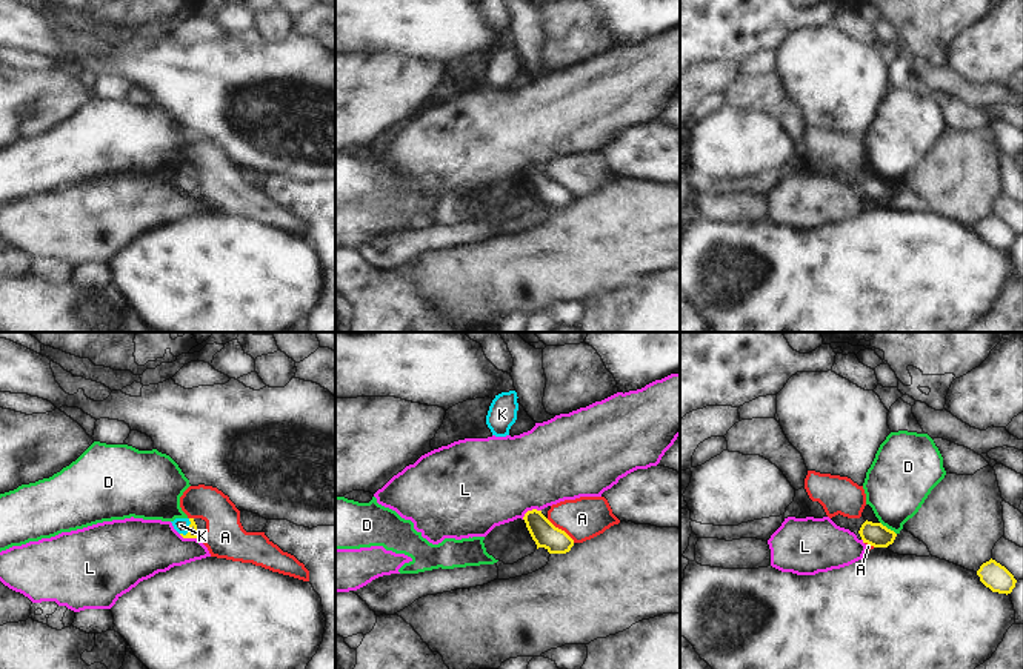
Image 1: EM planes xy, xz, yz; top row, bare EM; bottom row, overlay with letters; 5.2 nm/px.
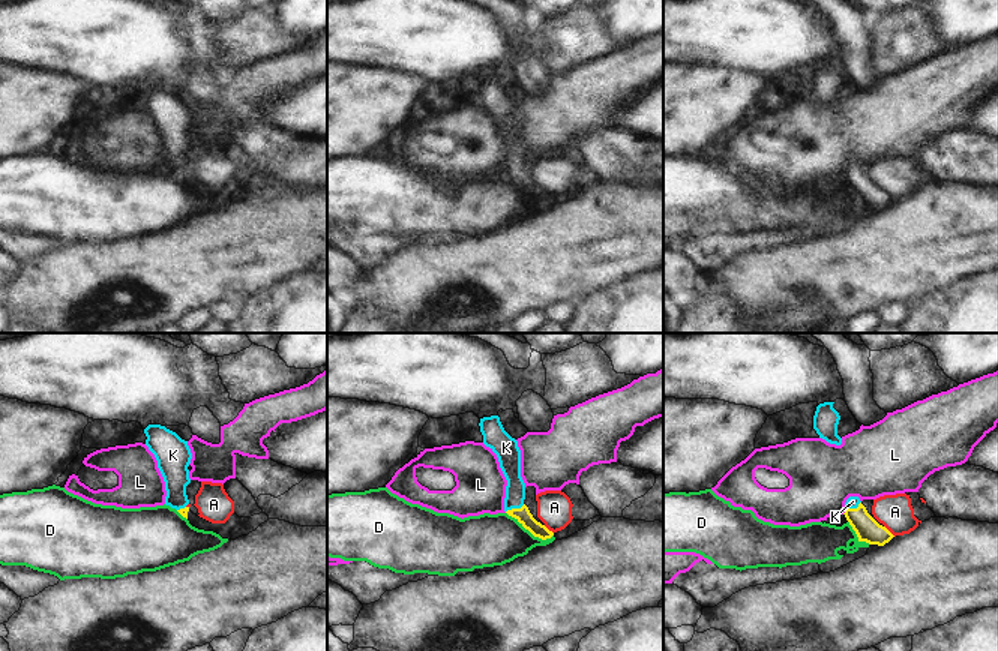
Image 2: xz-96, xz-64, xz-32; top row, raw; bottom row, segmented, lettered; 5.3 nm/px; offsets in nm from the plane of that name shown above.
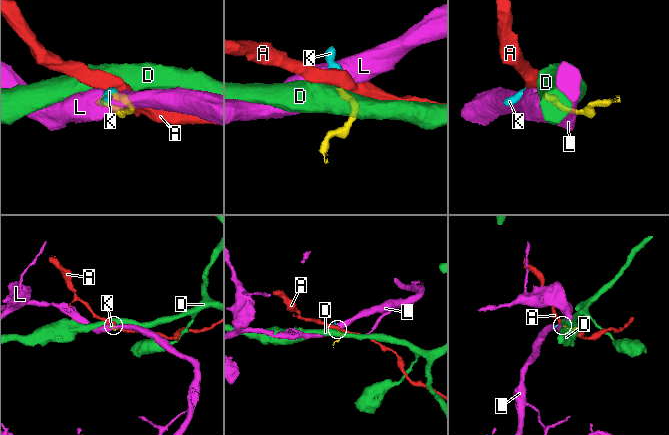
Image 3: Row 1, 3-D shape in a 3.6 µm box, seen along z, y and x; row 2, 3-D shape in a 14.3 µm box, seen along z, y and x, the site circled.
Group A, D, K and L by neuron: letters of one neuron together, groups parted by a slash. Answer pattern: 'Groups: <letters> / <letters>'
Groups: A / D / K / L.

